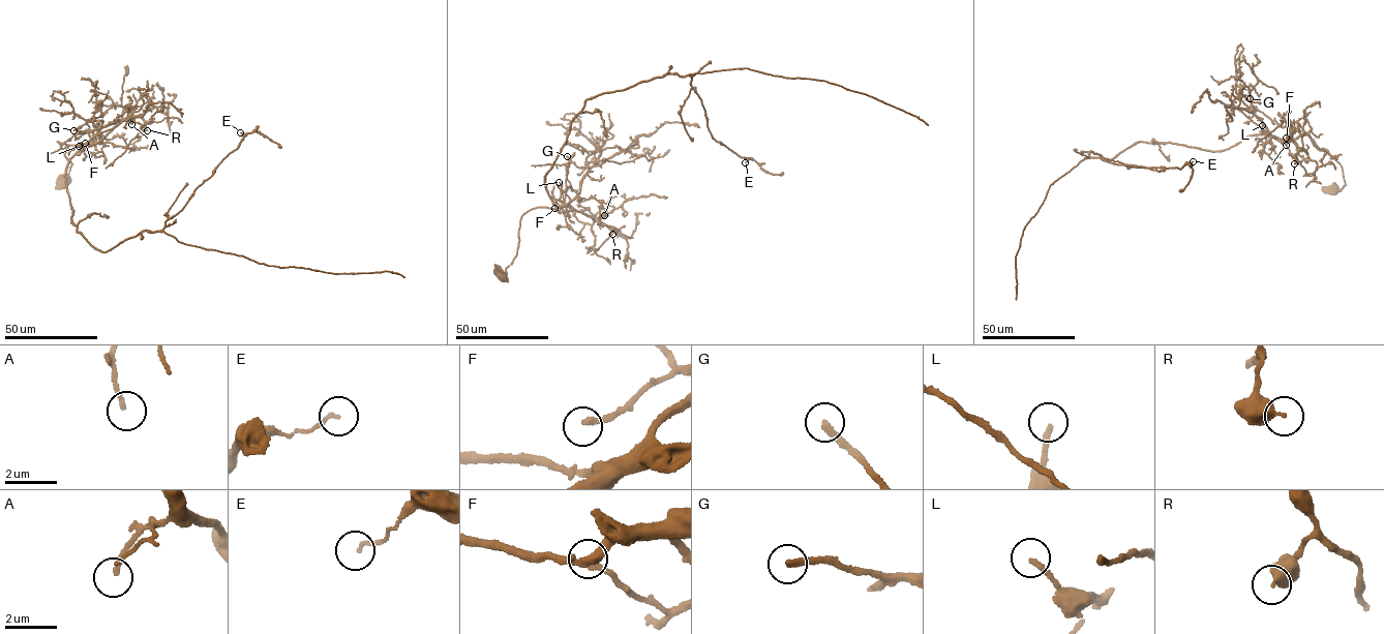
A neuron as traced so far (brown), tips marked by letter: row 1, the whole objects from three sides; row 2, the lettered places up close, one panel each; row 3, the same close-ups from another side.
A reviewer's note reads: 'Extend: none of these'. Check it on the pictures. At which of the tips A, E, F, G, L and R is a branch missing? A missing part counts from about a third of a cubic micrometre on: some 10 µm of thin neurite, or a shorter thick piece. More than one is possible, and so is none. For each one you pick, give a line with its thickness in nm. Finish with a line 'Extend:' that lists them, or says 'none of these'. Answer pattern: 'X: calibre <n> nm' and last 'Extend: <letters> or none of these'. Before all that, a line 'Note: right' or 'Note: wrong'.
Note: wrong
F: calibre 180 nm
Extend: F

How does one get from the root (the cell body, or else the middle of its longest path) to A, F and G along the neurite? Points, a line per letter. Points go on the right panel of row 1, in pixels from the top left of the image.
A: (1334, 189), (1346, 184), (1342, 168), (1316, 148), (1307, 133), (1290, 132), (1280, 141), (1293, 140), (1286, 145)
F: (1334, 189), (1340, 190), (1346, 184), (1340, 163), (1316, 148), (1305, 131), (1290, 132), (1286, 138)
G: (1334, 189), (1346, 184), (1340, 163), (1305, 131), (1285, 141), (1271, 136), (1250, 98)

